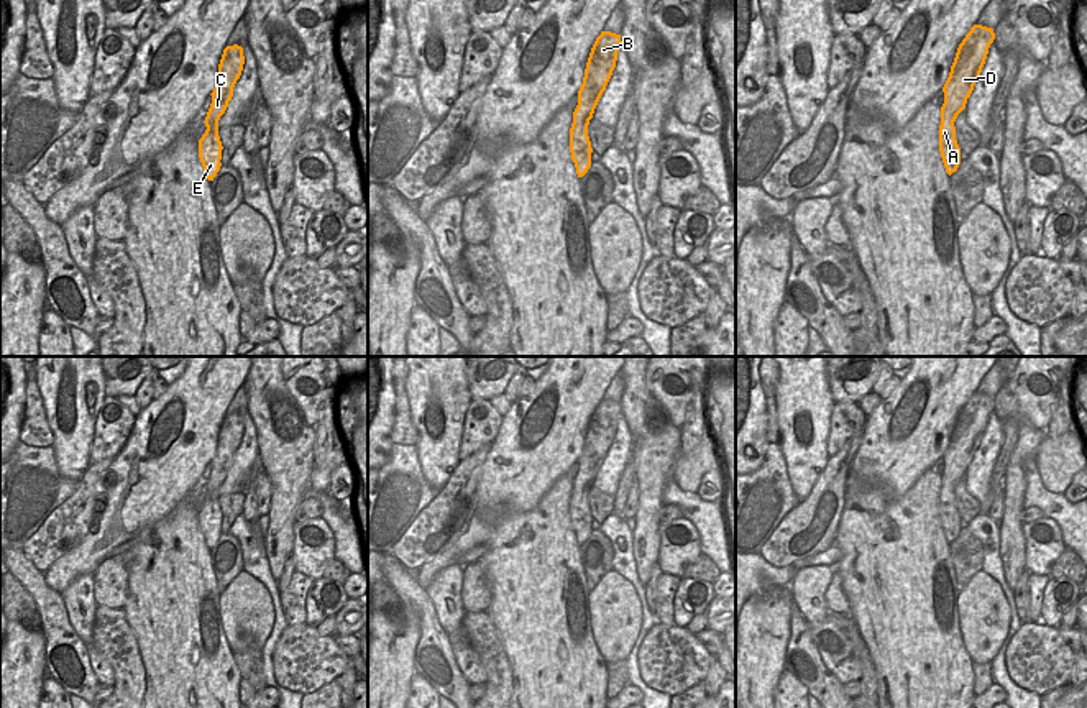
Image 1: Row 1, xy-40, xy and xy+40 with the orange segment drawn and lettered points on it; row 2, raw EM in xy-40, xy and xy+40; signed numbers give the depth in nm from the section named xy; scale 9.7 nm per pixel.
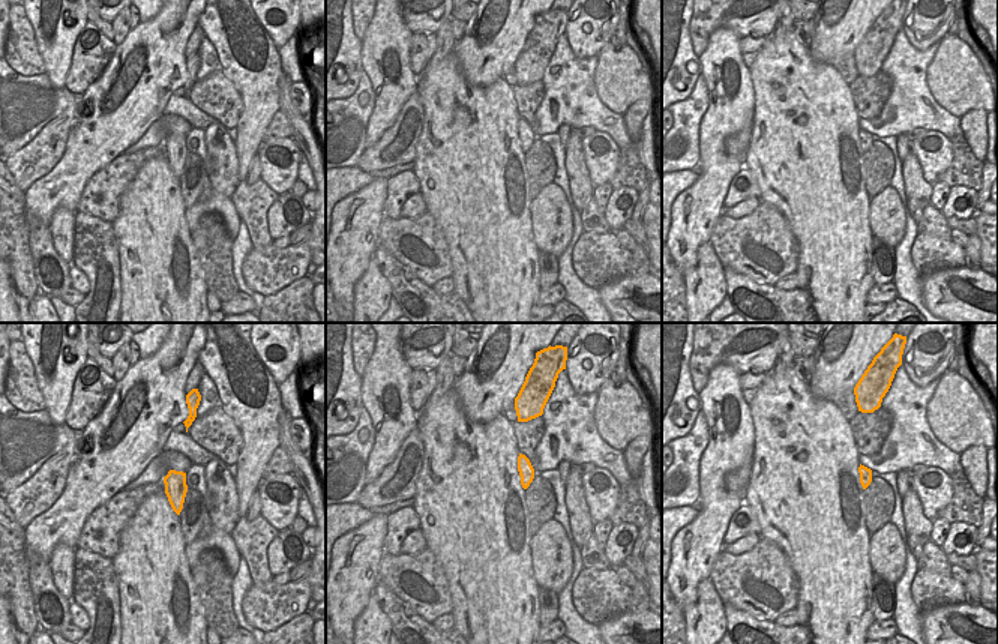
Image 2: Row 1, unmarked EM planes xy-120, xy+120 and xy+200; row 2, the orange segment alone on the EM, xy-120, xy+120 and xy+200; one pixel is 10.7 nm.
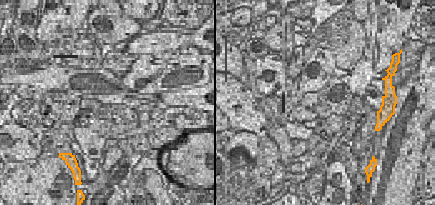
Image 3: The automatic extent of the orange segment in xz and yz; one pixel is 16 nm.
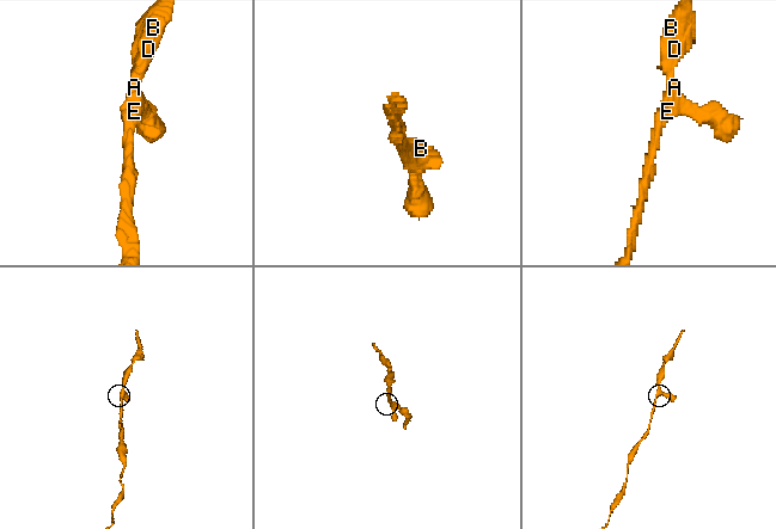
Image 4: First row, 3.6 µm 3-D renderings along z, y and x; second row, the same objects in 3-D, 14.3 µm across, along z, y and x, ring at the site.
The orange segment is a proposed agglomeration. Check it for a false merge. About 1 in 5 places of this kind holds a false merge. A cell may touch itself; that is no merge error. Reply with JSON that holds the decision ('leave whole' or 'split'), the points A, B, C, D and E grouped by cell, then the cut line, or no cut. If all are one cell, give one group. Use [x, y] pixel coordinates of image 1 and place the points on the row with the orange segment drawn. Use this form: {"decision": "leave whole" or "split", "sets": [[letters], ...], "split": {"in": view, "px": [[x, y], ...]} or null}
{"decision": "leave whole", "sets": [["A", "B", "C", "D", "E"]], "split": null}

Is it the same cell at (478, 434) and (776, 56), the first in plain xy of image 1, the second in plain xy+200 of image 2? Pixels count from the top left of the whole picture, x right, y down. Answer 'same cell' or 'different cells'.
different cells

